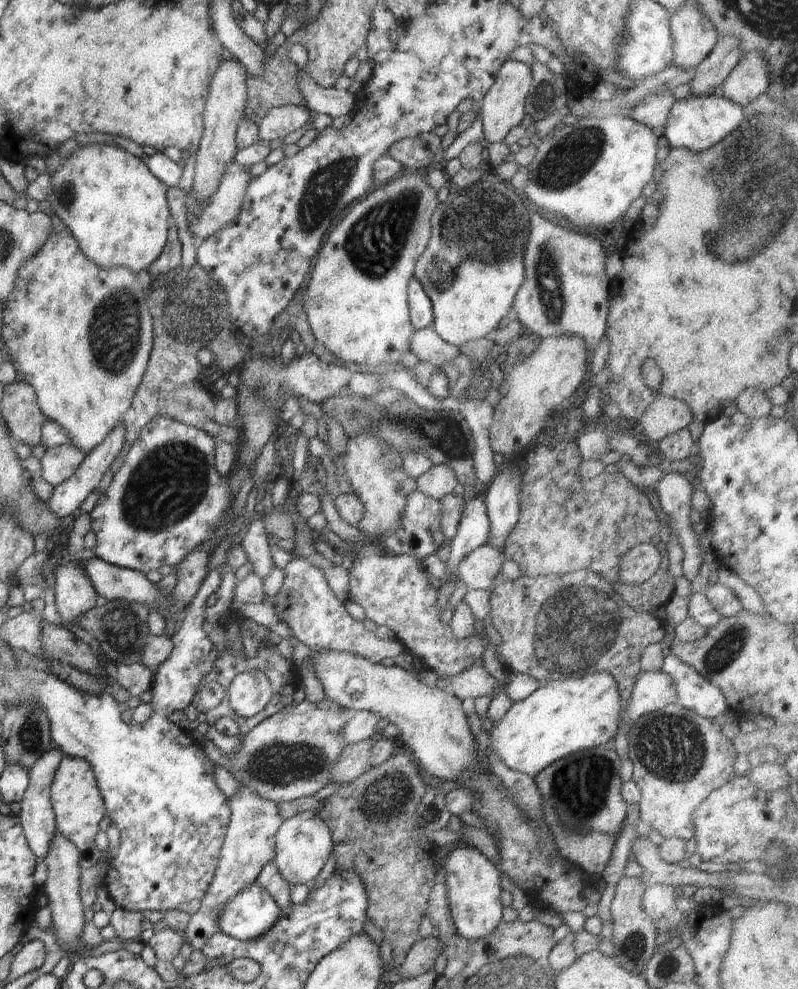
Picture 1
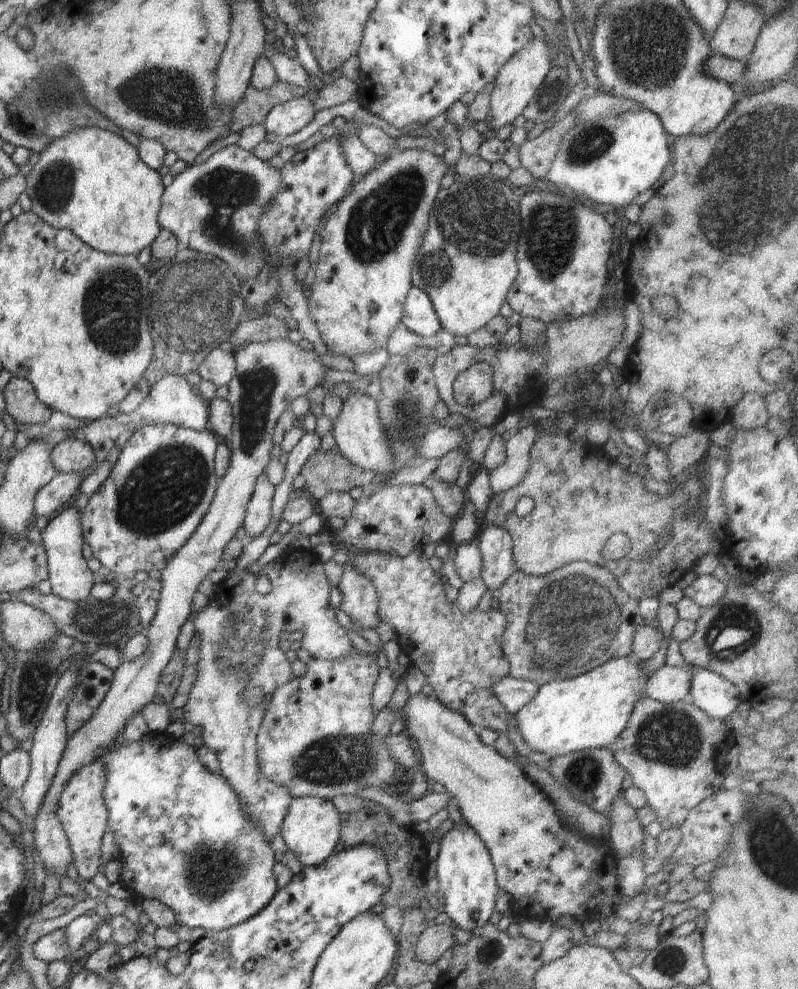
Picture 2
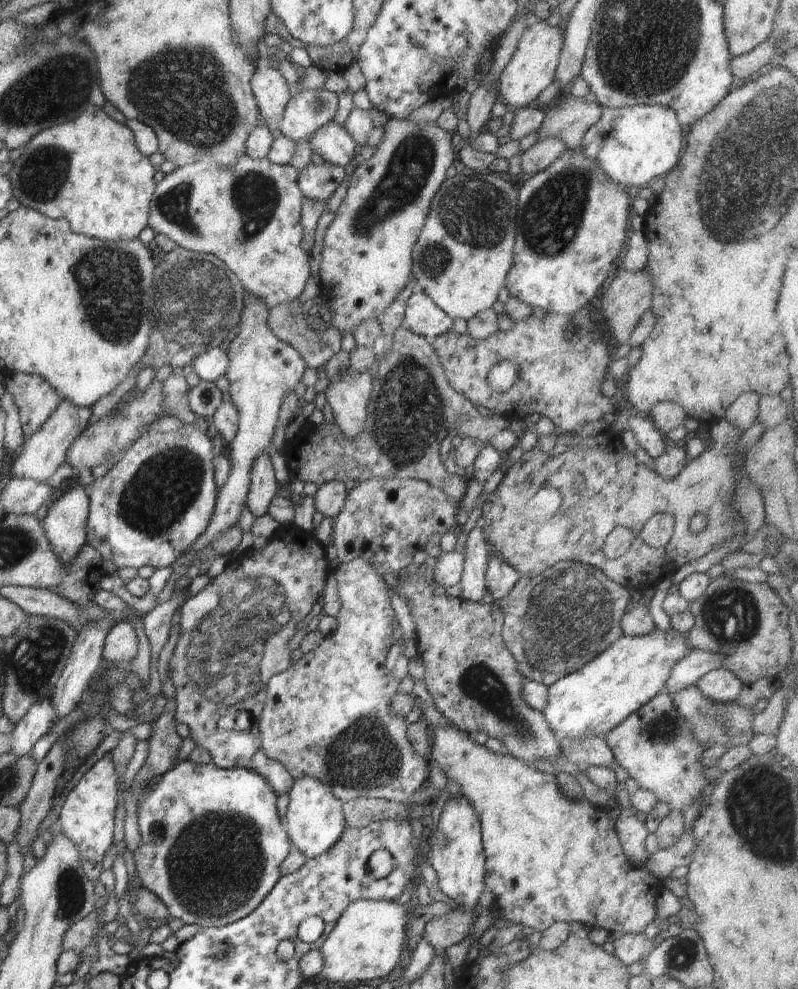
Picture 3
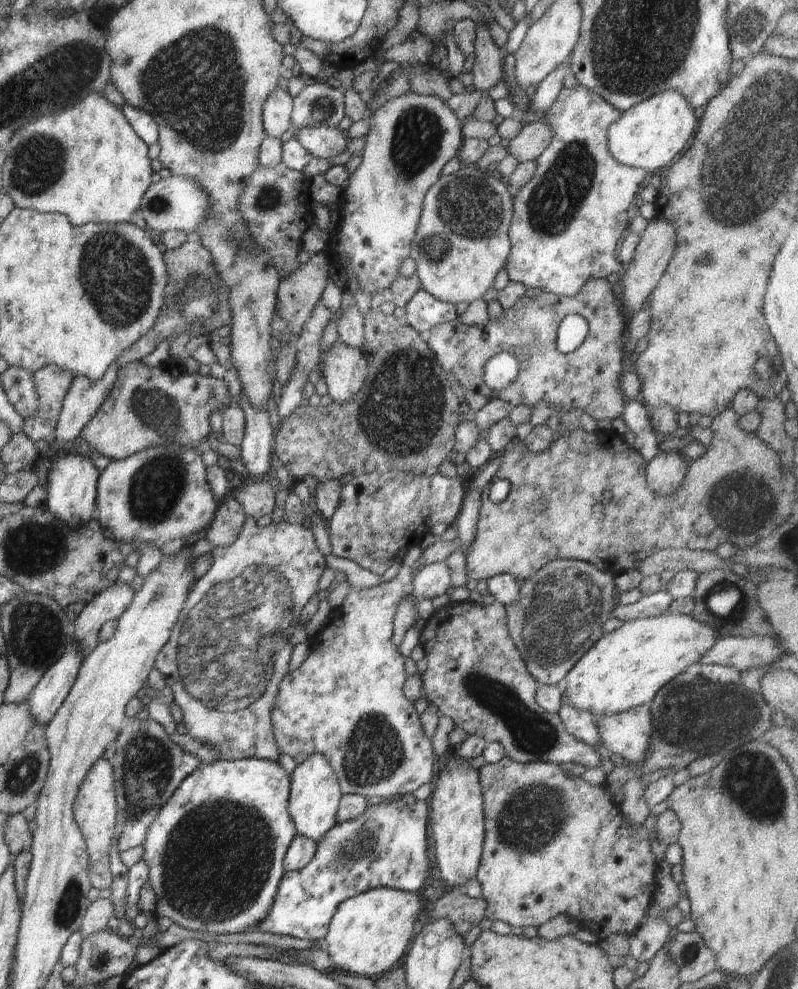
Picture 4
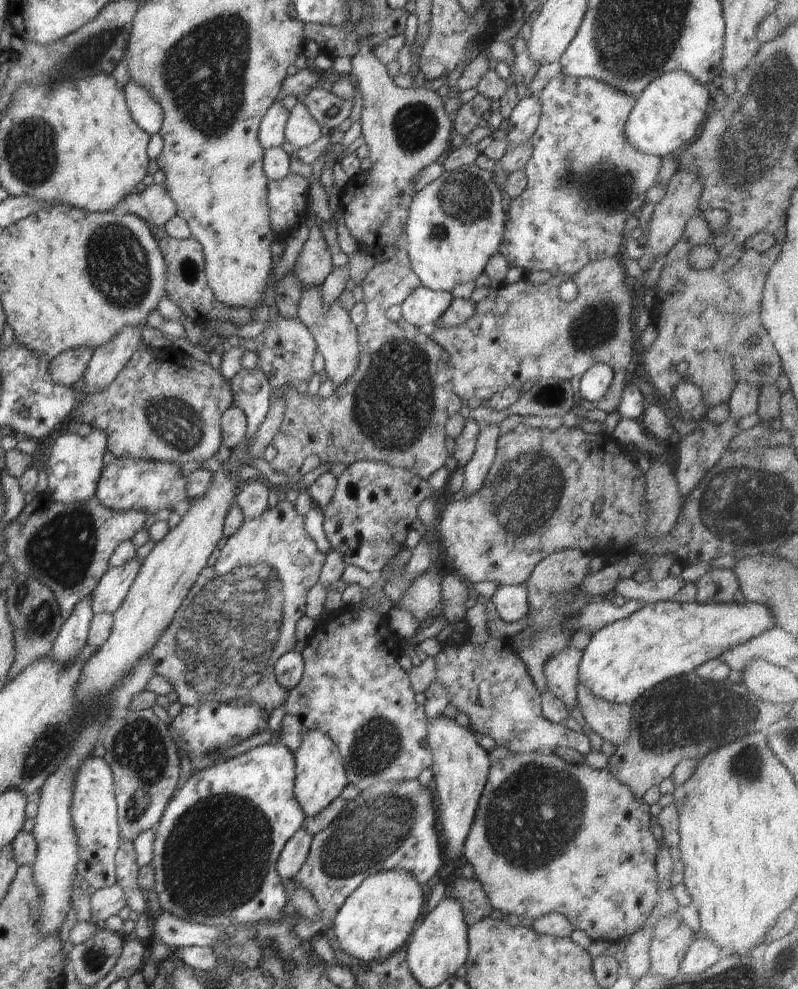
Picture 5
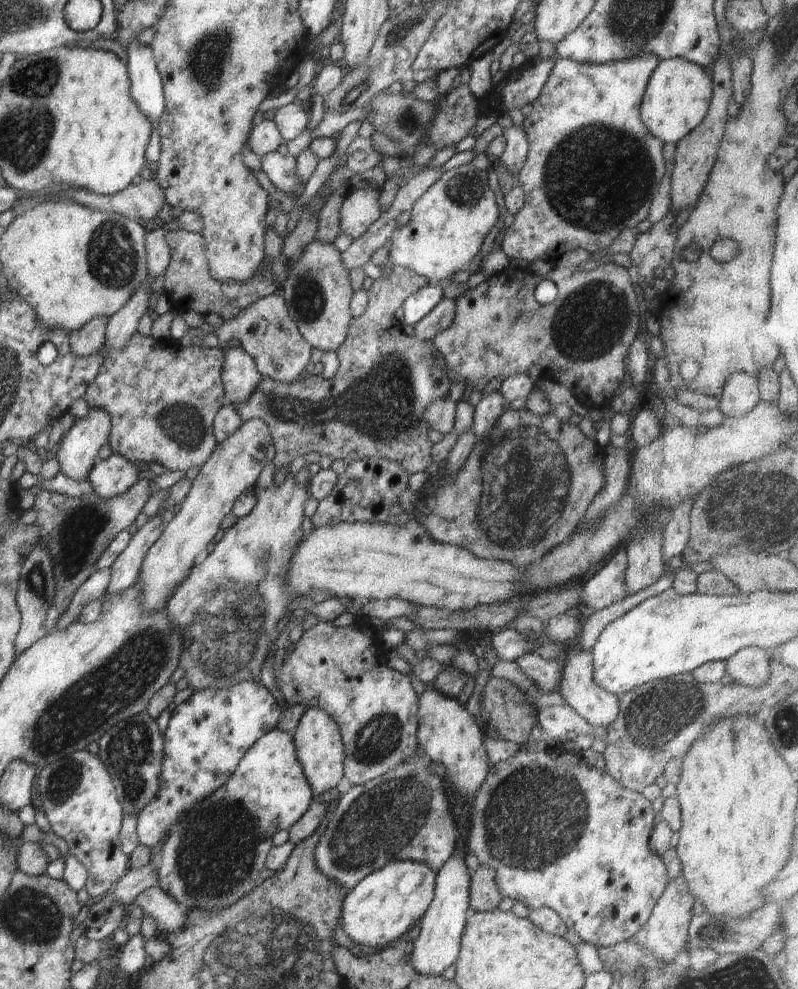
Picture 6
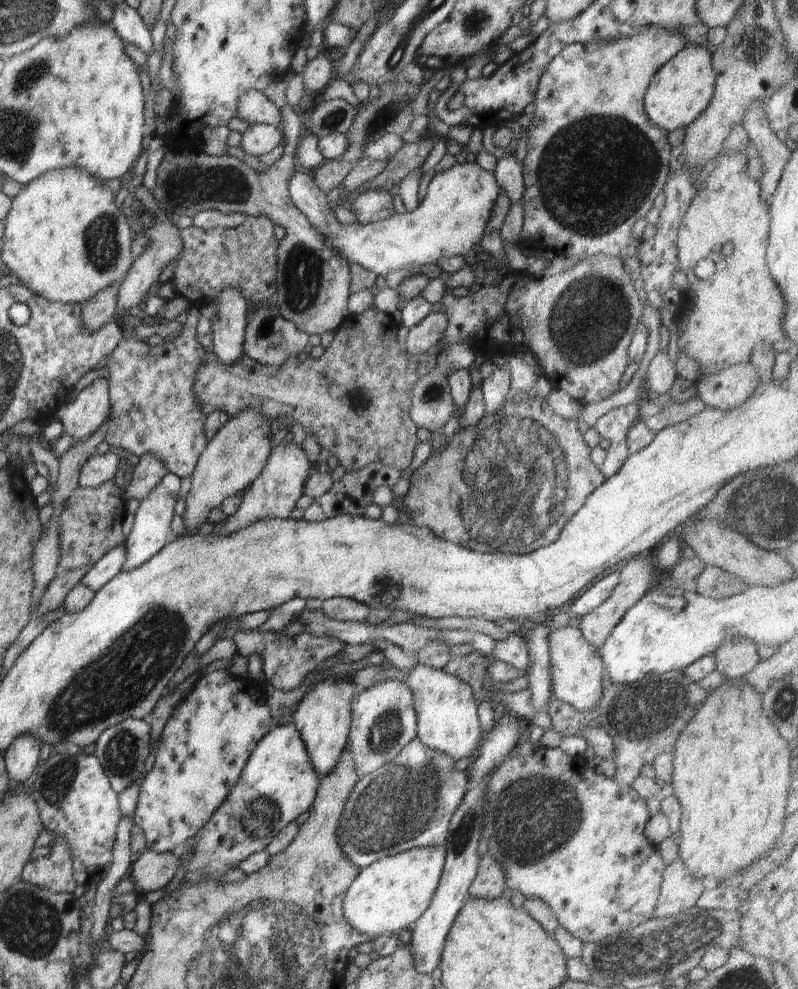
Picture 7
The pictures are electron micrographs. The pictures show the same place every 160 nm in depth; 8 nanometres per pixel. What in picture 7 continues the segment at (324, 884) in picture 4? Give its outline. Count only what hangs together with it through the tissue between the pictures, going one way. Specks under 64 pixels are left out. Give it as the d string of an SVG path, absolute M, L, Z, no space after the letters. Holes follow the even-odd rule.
M418 737L407 744L394 760L376 772L361 777L354 785L342 811L339 844L342 852L360 869L387 856L418 847L443 847L448 827L467 787L466 772L459 772L455 760L426 746Z

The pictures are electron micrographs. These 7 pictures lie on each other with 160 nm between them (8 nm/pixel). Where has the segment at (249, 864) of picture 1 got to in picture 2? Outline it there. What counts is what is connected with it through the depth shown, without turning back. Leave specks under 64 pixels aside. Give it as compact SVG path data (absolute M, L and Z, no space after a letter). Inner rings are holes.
M288 548L277 560L262 567L258 575L245 570L228 574L217 584L215 595L209 598L208 607L194 614L195 634L200 636L196 680L188 694L188 700L182 705L182 719L173 721L167 734L179 738L184 722L190 722L195 729L201 729L205 747L218 756L222 777L228 782L232 792L236 792L250 824L260 828L260 834L270 842L270 846L274 836L281 830L292 800L284 786L280 788L278 784L268 782L264 774L260 774L256 760L257 733L268 710L267 705L272 702L272 693L295 678L286 654L279 648L280 633L298 630L303 632L303 648L316 659L342 660L356 654L357 648L348 638L346 629L338 624L335 610L329 604L331 590L332 586L322 572L322 561L314 552ZM246 686L260 686L267 693L266 700L258 708L248 708L242 702L242 690Z

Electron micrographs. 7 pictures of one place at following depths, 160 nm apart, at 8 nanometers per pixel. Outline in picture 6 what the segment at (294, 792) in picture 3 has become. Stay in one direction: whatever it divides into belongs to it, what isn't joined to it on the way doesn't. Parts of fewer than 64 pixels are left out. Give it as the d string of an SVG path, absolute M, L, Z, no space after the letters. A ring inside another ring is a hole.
M310 707L303 712L294 730L293 743L296 747L297 759L315 798L340 784L344 778L344 749L341 732L335 720L325 710Z

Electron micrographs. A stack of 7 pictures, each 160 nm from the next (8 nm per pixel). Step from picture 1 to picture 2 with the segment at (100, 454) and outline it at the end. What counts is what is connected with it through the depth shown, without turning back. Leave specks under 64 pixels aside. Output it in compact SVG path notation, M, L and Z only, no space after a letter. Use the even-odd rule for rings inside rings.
M57 474L57 476L42 489L34 498L34 512L37 517L45 516L51 519L63 508L68 507L75 494L80 491L81 481L72 474Z

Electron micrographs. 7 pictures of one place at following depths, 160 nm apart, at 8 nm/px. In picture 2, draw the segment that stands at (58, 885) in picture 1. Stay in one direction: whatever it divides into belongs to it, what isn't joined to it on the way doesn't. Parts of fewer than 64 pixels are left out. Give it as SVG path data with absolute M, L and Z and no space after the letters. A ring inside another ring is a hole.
M288 340L246 344L232 355L235 358L235 372L228 384L229 394L226 399L232 408L233 417L228 439L231 453L228 471L220 480L212 504L194 535L170 558L166 568L161 571L162 590L156 616L144 632L148 638L148 648L137 660L122 663L116 668L112 686L102 704L92 714L92 718L68 739L56 776L36 814L35 848L42 859L44 872L53 872L59 880L68 876L68 867L71 863L74 864L68 838L56 814L58 800L66 782L76 772L76 768L82 768L84 764L98 760L98 756L104 754L104 748L110 748L118 734L123 732L130 718L136 712L141 712L146 704L154 701L162 671L176 650L182 626L193 612L191 604L194 592L210 572L220 568L219 564L226 546L242 527L258 476L265 473L271 461L272 436L280 416L286 408L291 408L295 399L309 396L317 386L322 387L326 373L330 369L320 362L314 350L303 350Z

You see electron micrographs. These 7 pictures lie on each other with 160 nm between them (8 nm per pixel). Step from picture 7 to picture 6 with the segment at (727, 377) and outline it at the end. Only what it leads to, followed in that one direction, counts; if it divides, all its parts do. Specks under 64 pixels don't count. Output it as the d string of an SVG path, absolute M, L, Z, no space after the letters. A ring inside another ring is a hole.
M740 371L729 377L719 394L719 409L725 417L741 417L748 414L761 400L757 377Z

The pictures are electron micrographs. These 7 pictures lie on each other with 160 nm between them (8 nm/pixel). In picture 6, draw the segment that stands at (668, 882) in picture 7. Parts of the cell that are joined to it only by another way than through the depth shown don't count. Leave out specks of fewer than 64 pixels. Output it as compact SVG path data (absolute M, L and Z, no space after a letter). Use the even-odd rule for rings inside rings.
M682 874L669 881L662 896L654 906L648 922L644 925L642 946L646 952L656 955L659 961L668 964L674 962L676 956L685 951L687 928L693 917L691 910L694 901L696 901L695 896L690 892Z

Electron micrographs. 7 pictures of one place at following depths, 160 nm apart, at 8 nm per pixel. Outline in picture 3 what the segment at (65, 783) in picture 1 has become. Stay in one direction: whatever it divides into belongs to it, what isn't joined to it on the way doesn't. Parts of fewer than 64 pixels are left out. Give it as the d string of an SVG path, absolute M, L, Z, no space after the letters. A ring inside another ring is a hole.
M102 758L82 776L66 796L57 819L58 826L79 850L84 874L93 885L98 884L98 877L103 872L103 857L112 847L114 840L114 812L118 804L118 791L118 777L114 763L110 759Z

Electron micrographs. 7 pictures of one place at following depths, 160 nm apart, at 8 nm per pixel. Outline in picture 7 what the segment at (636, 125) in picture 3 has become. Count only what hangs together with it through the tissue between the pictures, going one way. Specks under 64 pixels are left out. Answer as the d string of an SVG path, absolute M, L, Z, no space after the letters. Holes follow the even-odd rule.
M688 45L652 76L643 98L643 105L646 116L664 132L669 133L676 128L688 126L708 108L716 80L710 54L711 47L708 45Z

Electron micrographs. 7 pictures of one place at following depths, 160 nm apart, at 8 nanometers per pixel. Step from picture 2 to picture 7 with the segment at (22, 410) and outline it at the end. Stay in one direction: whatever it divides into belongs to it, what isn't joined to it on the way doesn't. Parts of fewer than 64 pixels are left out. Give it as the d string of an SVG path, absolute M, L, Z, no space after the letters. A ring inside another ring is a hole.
M121 282L112 283L111 287L103 288L81 304L83 321L89 331L94 332L118 317L117 298L120 285Z

